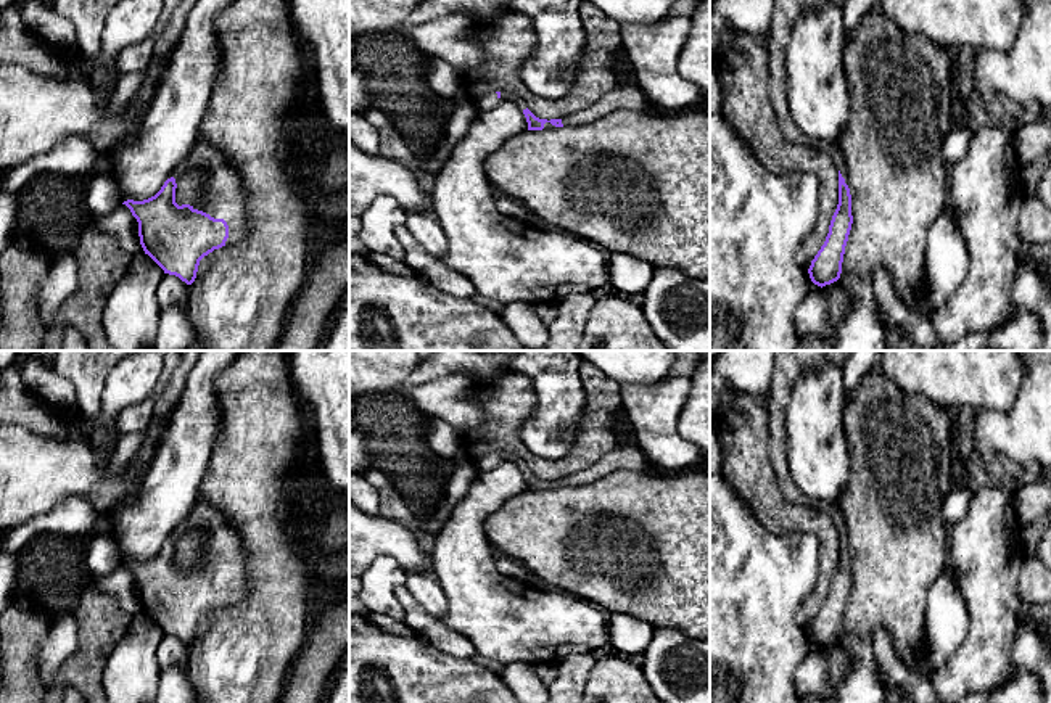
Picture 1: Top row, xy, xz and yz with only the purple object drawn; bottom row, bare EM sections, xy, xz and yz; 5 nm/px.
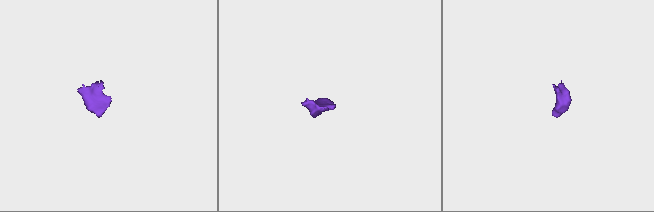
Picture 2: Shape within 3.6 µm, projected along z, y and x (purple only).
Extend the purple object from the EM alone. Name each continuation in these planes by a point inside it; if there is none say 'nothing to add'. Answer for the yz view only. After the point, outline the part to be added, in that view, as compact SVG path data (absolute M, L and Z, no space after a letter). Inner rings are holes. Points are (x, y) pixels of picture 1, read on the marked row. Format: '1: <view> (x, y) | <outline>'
1: yz (837, 156) | M827 148L827 151L832 154L834 164L840 171L842 177L845 179L845 183L848 183L848 169L843 154L840 153L839 148Z

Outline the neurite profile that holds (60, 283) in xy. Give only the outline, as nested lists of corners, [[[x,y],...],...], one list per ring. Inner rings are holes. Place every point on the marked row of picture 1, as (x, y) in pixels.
[[[66,253],[48,261],[48,273],[39,290],[39,315],[45,327],[52,327],[56,314],[77,290],[77,261]]]

